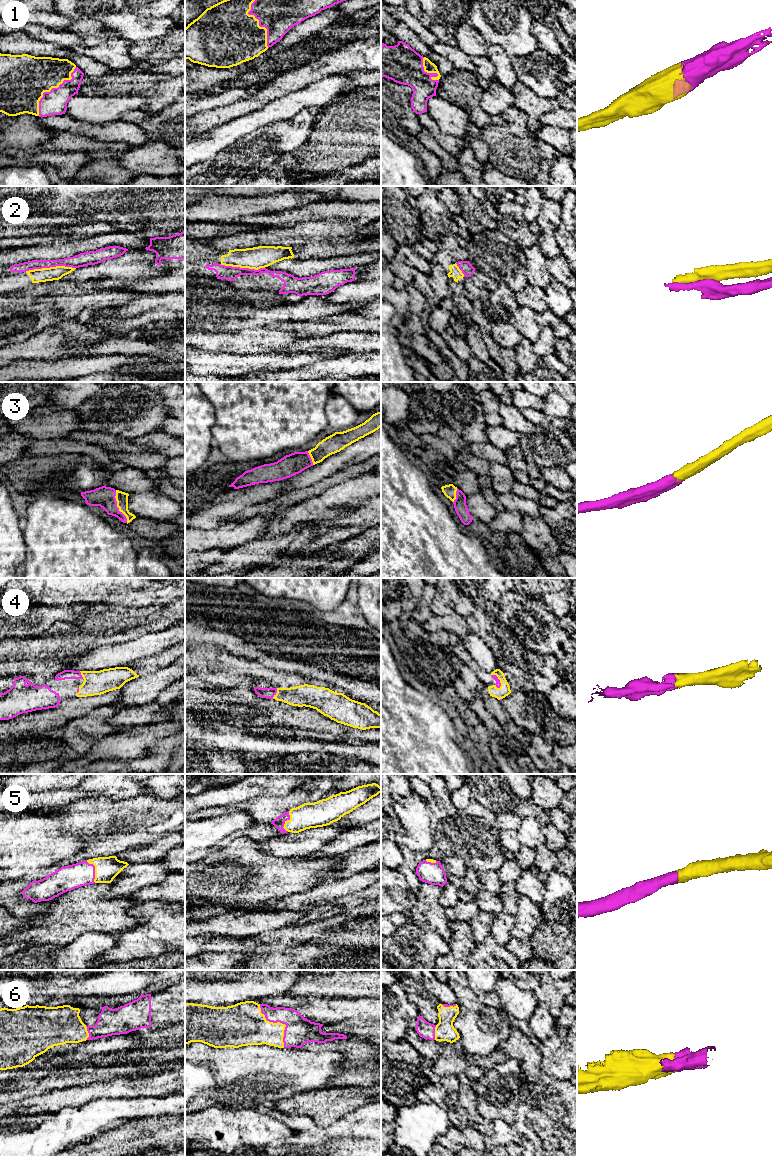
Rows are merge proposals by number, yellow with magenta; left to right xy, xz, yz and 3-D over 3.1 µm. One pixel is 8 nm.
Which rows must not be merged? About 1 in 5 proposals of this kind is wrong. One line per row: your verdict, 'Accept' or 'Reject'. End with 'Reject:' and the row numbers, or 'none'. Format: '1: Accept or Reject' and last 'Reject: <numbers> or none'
1: Accept
2: Reject
3: Accept
4: Accept
5: Accept
6: Accept
Reject: 2

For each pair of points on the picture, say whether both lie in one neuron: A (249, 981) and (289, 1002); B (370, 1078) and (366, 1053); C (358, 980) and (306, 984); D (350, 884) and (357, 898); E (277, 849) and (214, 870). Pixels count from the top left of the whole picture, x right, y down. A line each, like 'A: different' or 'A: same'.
A: different
B: same
C: same
D: different
E: different

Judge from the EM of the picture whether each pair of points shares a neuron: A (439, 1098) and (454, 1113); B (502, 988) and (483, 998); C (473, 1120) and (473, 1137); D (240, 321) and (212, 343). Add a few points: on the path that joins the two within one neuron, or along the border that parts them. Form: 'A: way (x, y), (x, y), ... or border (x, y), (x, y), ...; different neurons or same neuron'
A: way (443, 1101), (451, 1109); same neuron
B: border (495, 993), (499, 999), (500, 1008), (506, 1014); different neurons
C: border (468, 1123), (484, 1135); different neurons
D: border (252, 327), (240, 330), (218, 331); different neurons

